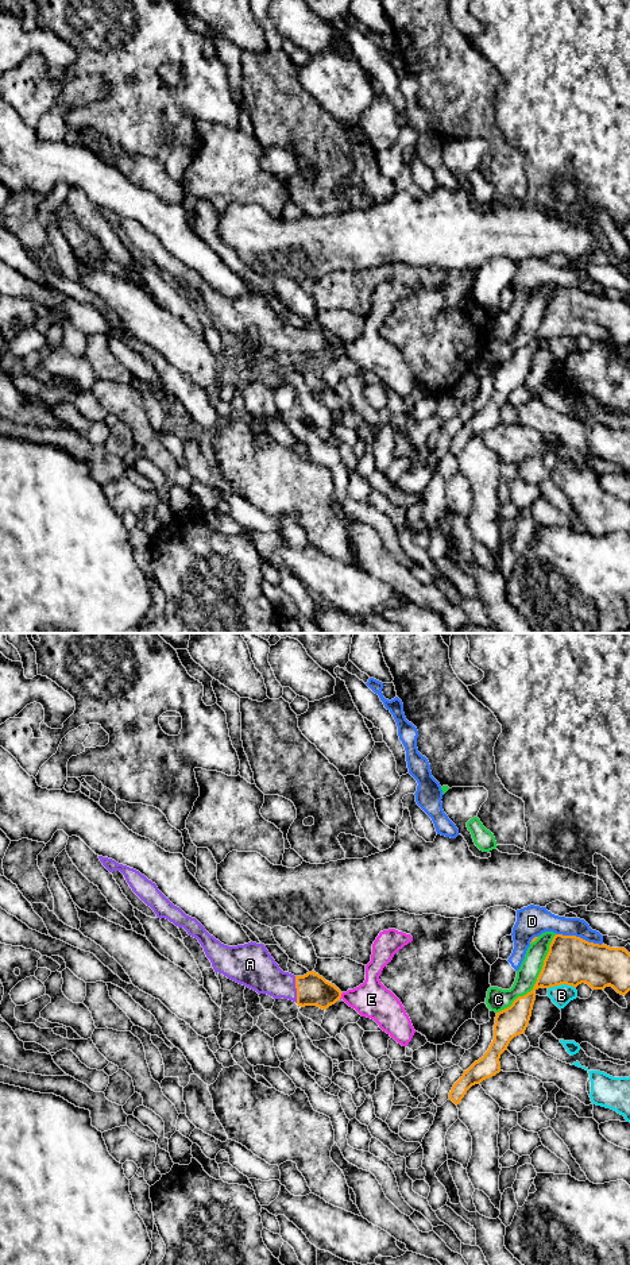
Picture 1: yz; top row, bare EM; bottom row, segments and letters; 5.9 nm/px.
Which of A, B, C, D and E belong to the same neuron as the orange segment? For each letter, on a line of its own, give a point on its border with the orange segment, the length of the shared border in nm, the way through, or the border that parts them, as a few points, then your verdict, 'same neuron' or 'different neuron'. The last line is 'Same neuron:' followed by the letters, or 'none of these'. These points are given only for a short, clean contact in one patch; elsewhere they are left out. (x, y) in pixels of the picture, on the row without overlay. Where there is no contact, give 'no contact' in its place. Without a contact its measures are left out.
A: contact yz (297, 342); length 160 nm; way yz (312, 342), (297, 342), (278, 336), (259, 324); same neuron
B: contact yz (561, 335); length 170 nm; different neuron
C: contact yz (537, 331); length 600 nm; different neuron
D: contact yz (579, 289); length 280 nm; different neuron
E: contact yz (340, 347); length 50 nm; different neuron
Same neuron: A

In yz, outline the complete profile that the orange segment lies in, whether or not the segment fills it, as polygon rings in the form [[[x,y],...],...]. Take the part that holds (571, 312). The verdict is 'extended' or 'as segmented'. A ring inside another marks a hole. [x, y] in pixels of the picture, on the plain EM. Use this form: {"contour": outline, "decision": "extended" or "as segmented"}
{"contour": [[[556,286],[533,342],[496,365],[494,392],[488,402],[453,436],[449,452],[457,458],[472,437],[500,424],[500,406],[529,377],[536,342],[561,336],[576,340],[581,335],[592,342],[610,338],[618,346],[626,347],[630,343],[630,305],[623,300],[588,294],[576,288]]], "decision": "as segmented"}

